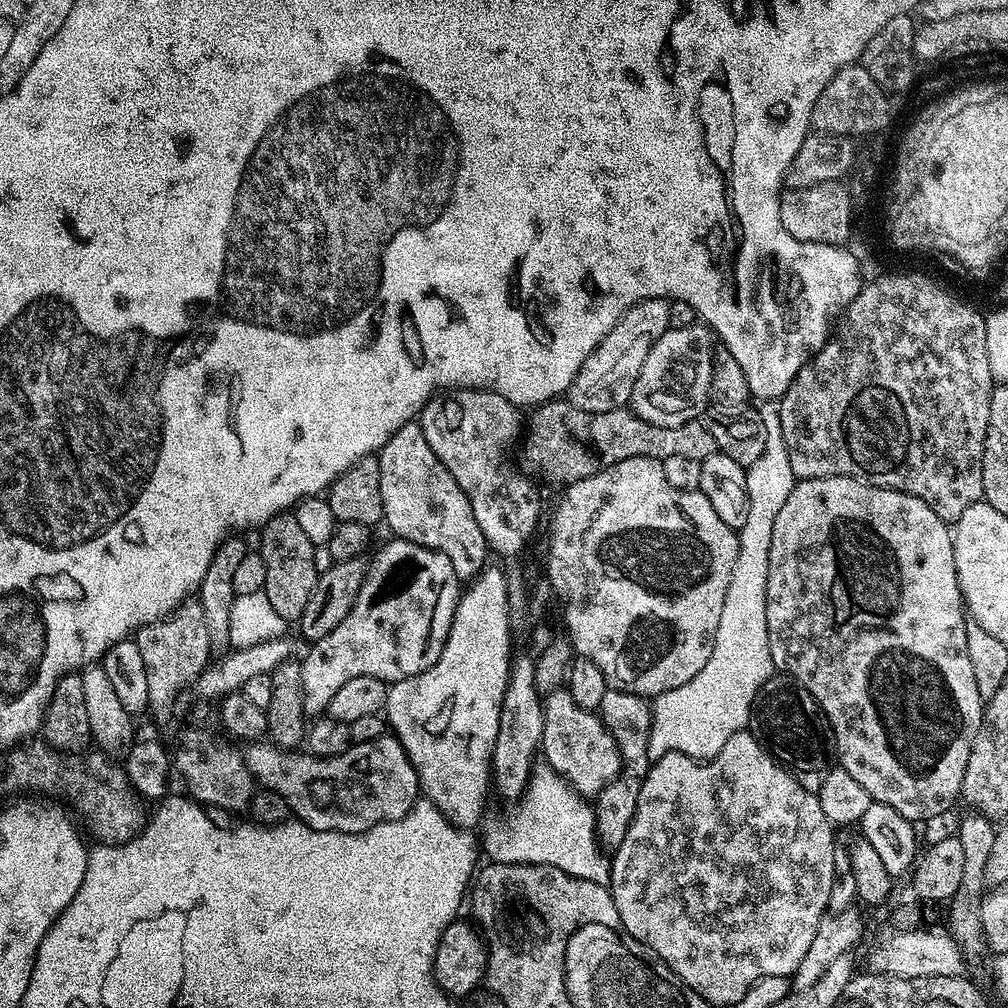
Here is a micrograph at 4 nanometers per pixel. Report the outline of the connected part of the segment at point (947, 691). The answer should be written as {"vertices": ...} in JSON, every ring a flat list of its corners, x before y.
{"vertices":[[831,476,830,478,814,478,813,480,801,480,793,483,790,490,790,498,786,498,786,503,782,510,778,510,778,518,774,518,774,534,770,538,770,550,768,551,768,578,766,581,768,590,768,601,766,602,766,630,768,631,768,645,772,655,773,665,777,669,783,670,787,675,793,676,810,694,816,697,820,704,820,710,824,717,828,719,830,735,834,741,835,755,840,755,839,767,845,768,850,774,850,778,855,778,858,786,866,790,866,794,872,796,873,801,886,806,894,806,898,814,902,814,906,819,919,822,928,820,931,816,940,816,943,812,948,812,952,808,952,803,960,800,960,787,962,778,966,774,966,762,970,758,970,746,974,738,980,732,980,723,984,720,985,701,981,700,978,694,978,682,974,682,974,669,970,666,970,654,968,653,968,639,966,638,966,609,964,598,960,595,960,583,956,577,956,563,954,562,954,546,952,545,952,532,949,525,926,502,914,498,905,492,896,492,893,488,873,488,871,484,864,483,863,480,851,480,849,476]]}

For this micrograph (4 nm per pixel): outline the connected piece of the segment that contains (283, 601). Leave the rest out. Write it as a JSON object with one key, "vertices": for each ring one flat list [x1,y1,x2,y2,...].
{"vertices":[[281,514,266,526,268,533,264,541,258,545,268,563,264,593,270,598,270,604,285,622,299,621,300,615,306,610,306,602,310,602,310,594,314,594,316,581,319,580,321,569,316,568,317,545,306,538,302,526,298,526,295,515]]}

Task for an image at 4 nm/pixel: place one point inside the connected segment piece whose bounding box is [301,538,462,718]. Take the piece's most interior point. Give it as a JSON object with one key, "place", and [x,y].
{"place":[406,607]}

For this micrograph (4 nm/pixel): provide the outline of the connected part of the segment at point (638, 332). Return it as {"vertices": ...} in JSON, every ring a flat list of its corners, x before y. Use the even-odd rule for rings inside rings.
{"vertices":[[655,296,640,300,625,310,624,317,602,338,600,345,590,353,586,362,572,380,566,391,568,403,587,412,609,412,625,405,632,396,632,386,640,373,640,364,646,362,653,346,669,331,670,310,667,299]]}

